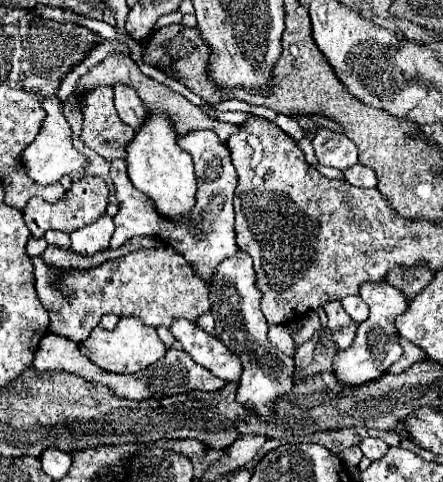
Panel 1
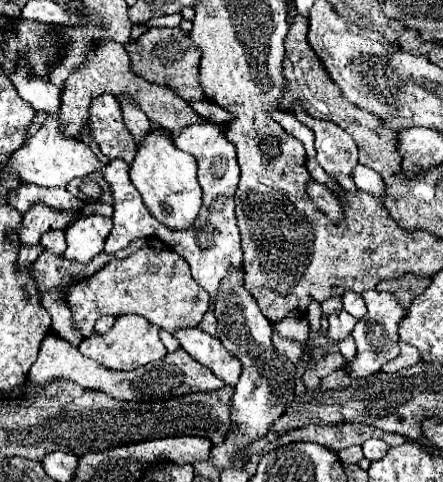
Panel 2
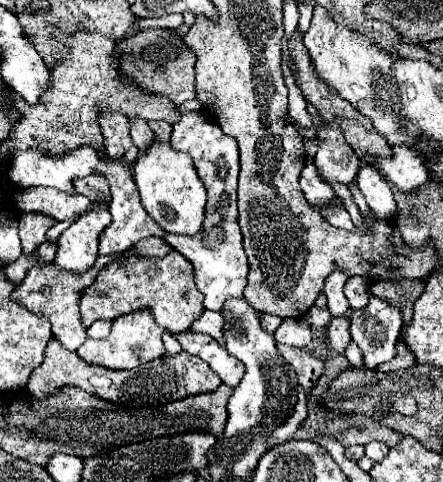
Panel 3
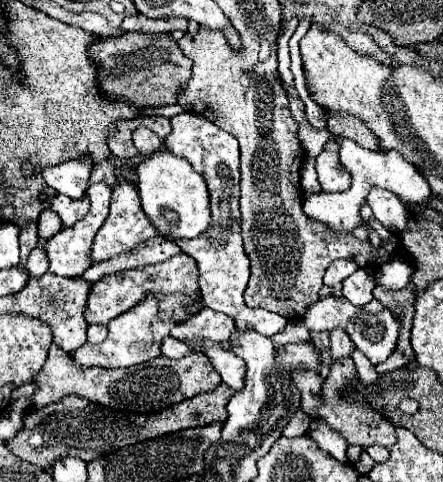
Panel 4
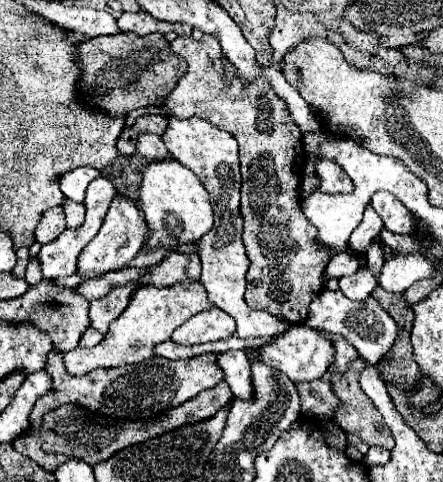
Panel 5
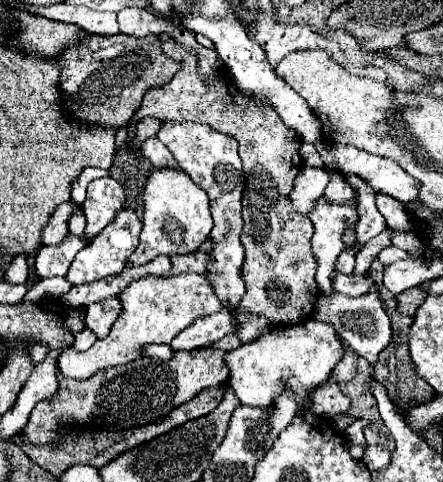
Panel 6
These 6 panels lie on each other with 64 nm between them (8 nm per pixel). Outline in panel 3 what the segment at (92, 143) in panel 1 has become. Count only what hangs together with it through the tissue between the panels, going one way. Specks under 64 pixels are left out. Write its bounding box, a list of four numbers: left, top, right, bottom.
[98,110,136,164]

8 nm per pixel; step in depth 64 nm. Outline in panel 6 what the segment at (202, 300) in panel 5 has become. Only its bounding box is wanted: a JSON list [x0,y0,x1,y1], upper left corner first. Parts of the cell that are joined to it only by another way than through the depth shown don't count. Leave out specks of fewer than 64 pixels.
[58,273,222,378]

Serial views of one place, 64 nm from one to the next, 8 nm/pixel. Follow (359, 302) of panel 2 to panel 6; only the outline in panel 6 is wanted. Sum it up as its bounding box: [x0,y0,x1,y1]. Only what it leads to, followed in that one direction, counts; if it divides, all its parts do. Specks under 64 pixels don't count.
[332,274,372,296]

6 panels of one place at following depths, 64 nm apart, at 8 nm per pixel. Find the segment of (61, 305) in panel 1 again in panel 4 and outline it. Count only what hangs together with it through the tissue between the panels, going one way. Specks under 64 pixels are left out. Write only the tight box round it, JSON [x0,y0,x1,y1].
[84,254,198,326]

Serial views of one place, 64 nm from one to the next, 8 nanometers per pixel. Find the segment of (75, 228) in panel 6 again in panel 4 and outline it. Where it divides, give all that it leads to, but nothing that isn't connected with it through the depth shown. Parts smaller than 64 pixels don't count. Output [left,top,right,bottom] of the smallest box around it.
[40,194,90,226]

